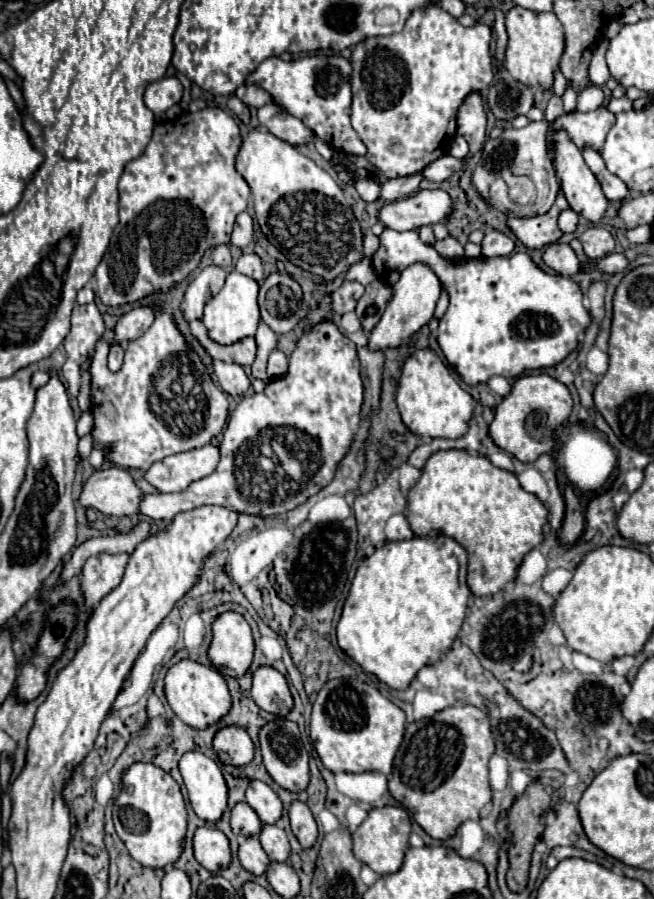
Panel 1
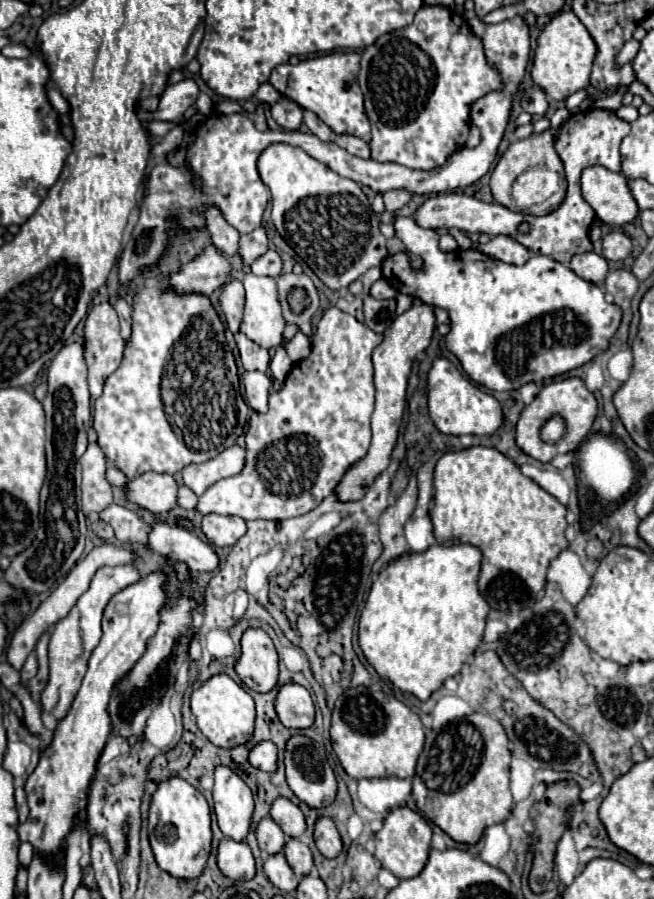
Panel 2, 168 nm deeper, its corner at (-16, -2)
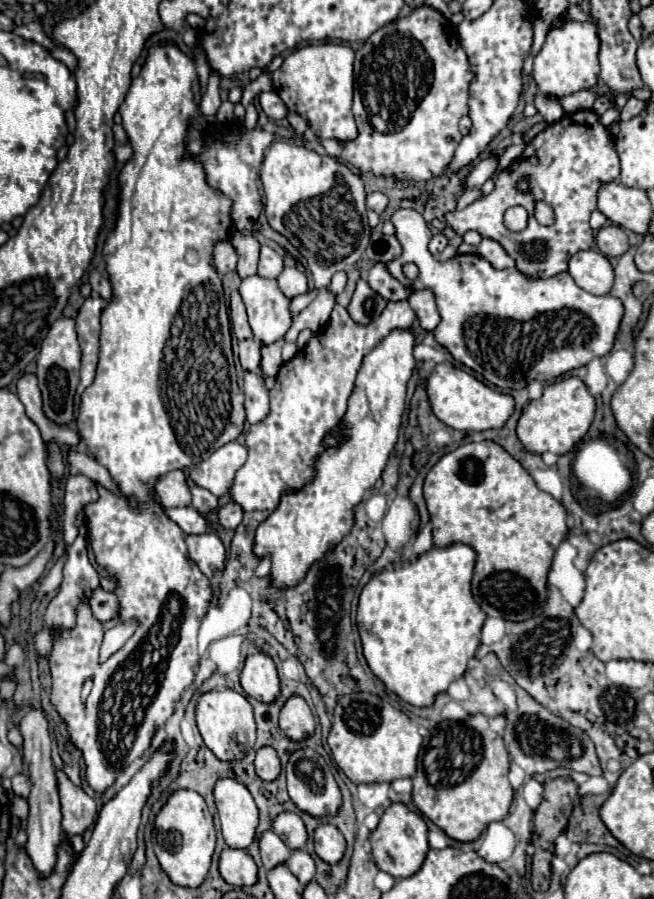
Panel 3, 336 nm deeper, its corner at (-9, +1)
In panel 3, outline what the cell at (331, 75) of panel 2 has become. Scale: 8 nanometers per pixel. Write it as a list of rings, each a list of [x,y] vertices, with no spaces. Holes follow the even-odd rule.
[[[345,44],[305,46],[289,54],[283,66],[271,74],[273,90],[281,96],[291,112],[303,116],[321,138],[355,140],[357,124],[351,112],[353,102],[353,48]]]

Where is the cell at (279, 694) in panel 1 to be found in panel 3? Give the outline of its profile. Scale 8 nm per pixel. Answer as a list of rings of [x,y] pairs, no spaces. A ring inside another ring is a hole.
[[[295,694],[283,704],[279,712],[279,726],[291,740],[303,740],[313,734],[315,718],[305,698]]]

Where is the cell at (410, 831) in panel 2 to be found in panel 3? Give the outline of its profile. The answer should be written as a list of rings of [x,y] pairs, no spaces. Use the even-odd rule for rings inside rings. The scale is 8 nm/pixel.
[[[391,804],[383,812],[381,822],[371,832],[369,840],[371,840],[371,848],[373,848],[371,854],[373,854],[373,860],[375,860],[377,868],[391,874],[397,880],[413,876],[421,868],[421,864],[425,860],[425,854],[429,850],[425,820],[419,814],[411,812],[405,804]]]

